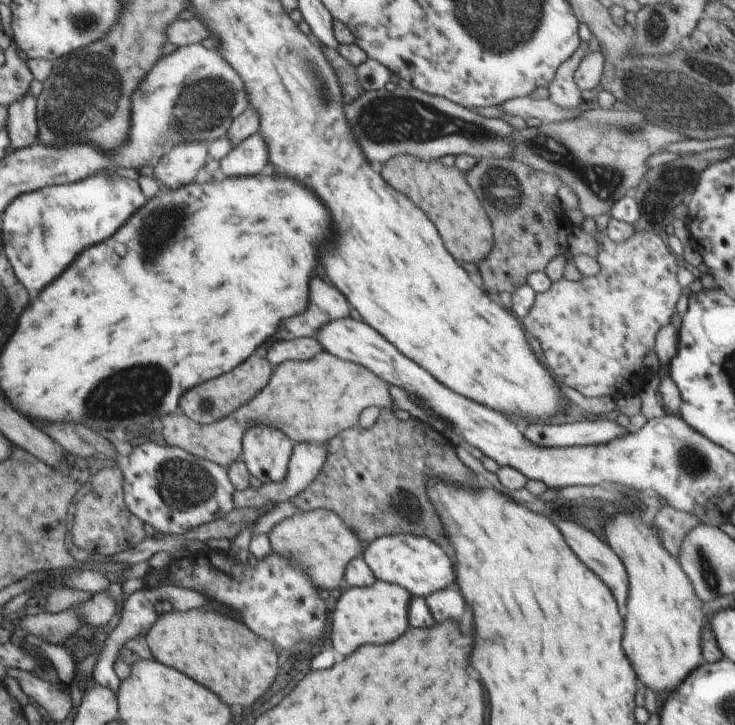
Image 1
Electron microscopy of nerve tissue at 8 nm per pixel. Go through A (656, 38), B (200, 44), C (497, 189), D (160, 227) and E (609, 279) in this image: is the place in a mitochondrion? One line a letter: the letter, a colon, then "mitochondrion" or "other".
A: mitochondrion
B: other
C: mitochondrion
D: mitochondrion
E: other

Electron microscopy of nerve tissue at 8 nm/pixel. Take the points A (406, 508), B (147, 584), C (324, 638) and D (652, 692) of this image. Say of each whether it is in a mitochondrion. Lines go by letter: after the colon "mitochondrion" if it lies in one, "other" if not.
A: mitochondrion
B: other
C: other
D: other

